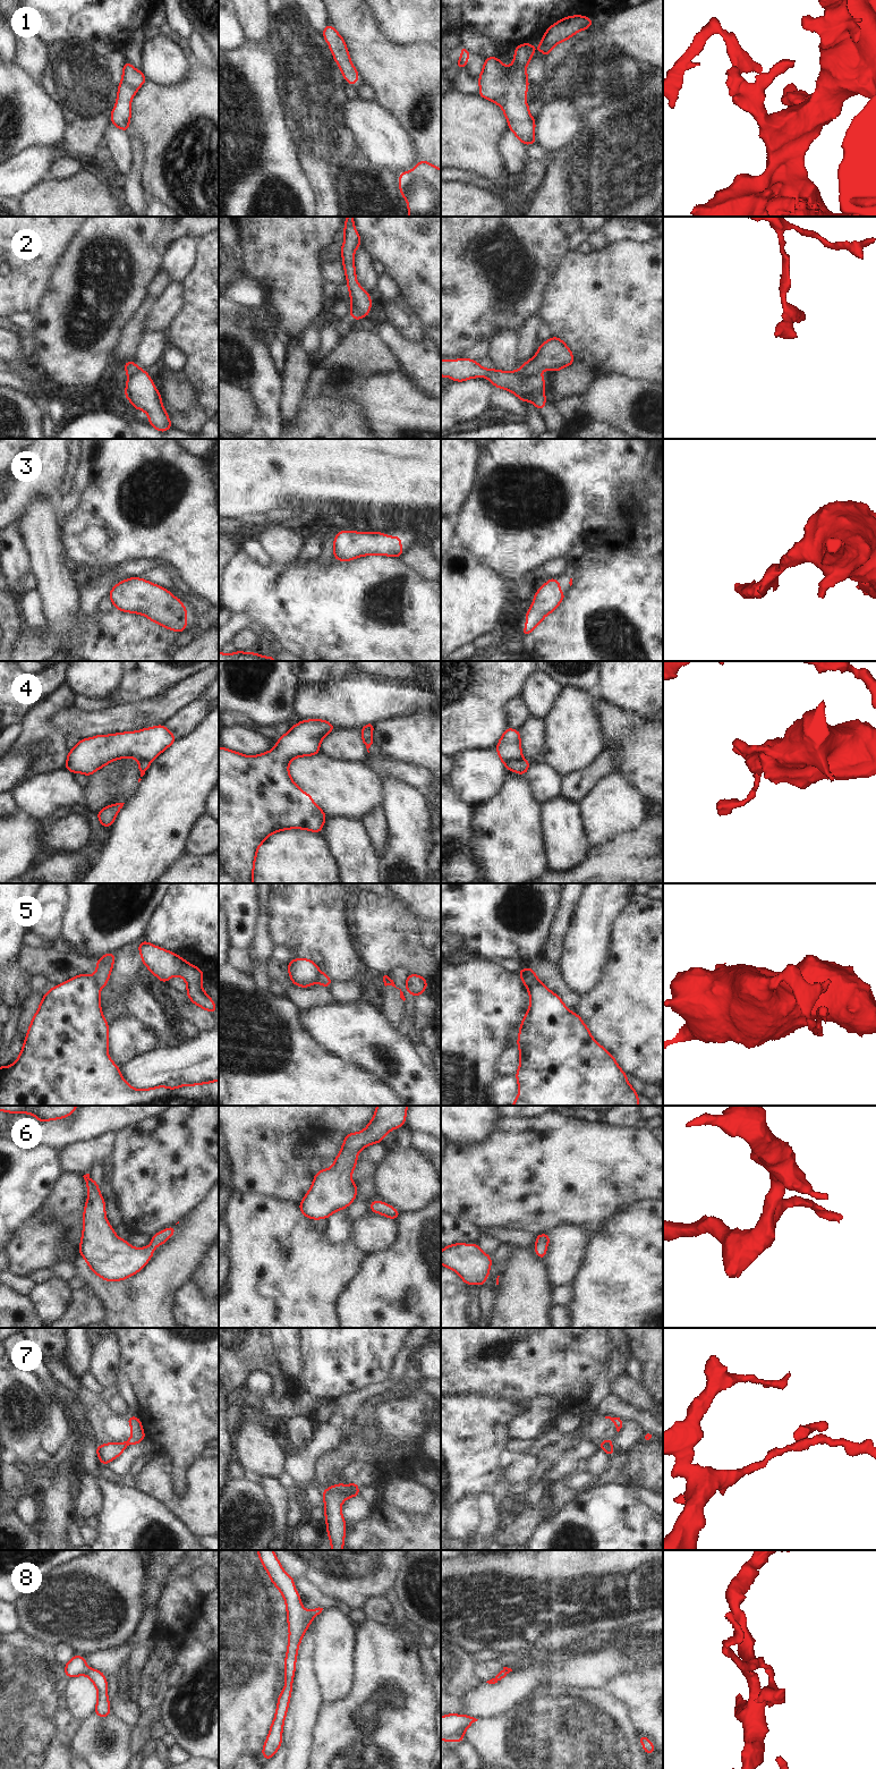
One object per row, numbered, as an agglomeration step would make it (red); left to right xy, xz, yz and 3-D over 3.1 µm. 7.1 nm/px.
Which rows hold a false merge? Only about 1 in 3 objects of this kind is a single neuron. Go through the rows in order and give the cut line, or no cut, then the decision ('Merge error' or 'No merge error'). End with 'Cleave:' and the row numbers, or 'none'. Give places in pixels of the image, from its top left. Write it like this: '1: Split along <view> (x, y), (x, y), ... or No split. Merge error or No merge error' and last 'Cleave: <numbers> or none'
1: No split. No merge error
2: Split along yz (520, 369), (527, 374), (536, 374). Merge error
3: No split. No merge error
4: Split along yz (522, 759), (513, 759), (504, 763). Merge error
5: Split along yz (520, 973), (528, 974), (538, 981). Merge error
6: No split. No merge error
7: Split along xz (347, 1486), (343, 1492), (345, 1499). Merge error
8: Split along xz (309, 1610), (313, 1617). Merge error
Cleave: 2, 4, 5, 7, 8.

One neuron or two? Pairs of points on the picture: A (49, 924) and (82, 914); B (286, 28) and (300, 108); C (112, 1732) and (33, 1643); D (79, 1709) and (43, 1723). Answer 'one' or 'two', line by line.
A: two
B: one
C: two
D: two

